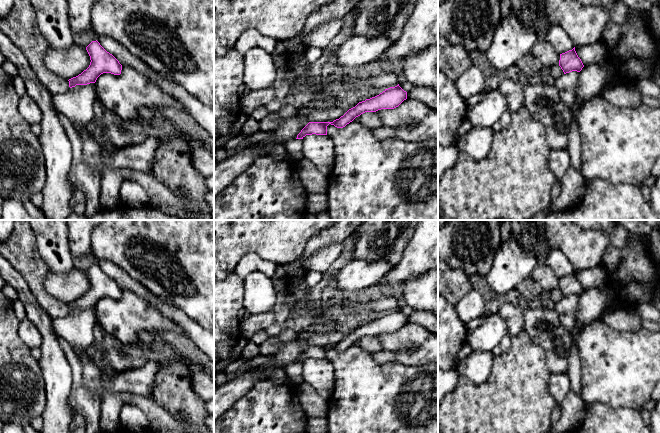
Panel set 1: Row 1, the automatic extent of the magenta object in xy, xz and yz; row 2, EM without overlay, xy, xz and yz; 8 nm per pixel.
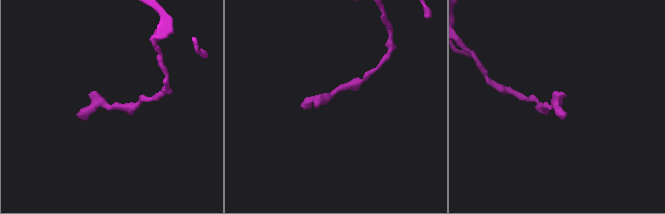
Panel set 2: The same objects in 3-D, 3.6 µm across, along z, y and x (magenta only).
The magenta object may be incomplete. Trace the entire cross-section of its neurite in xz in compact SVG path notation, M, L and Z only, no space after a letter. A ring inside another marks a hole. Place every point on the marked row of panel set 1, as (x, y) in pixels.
M399 84L395 87L385 89L379 95L359 102L355 107L349 109L343 116L333 122L309 122L297 135L296 139L303 139L306 135L327 135L327 126L334 125L343 128L356 117L365 112L376 112L381 109L394 109L407 99L407 92Z

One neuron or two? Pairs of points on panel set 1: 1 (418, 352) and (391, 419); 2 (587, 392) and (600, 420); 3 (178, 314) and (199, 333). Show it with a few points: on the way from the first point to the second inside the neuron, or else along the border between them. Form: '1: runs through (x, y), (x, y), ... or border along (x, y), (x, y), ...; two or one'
1: border along (396, 361), (411, 366), (427, 365); two
2: border along (587, 403), (604, 402), (615, 408); two
3: runs through (183, 319), (194, 330); one

